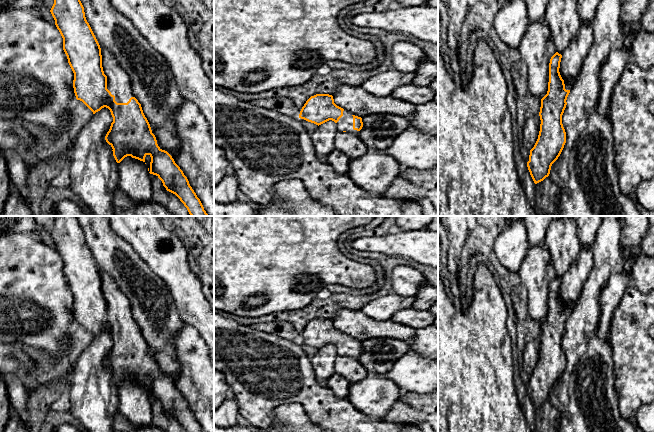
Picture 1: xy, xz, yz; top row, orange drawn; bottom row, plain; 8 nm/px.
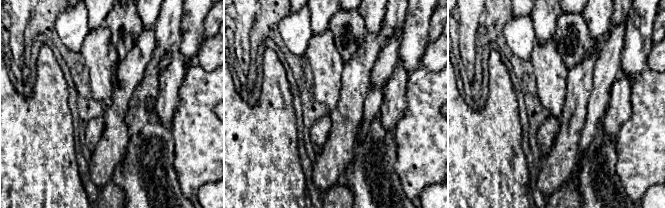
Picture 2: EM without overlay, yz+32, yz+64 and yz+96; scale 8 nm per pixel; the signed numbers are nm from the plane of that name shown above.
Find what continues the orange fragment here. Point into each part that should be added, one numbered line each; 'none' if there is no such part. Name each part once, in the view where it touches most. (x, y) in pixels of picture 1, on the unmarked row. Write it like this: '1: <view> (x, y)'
1: xy (118, 305)

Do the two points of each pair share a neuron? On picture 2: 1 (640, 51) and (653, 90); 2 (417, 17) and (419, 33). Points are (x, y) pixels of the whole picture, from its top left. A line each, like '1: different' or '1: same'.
1: different
2: same

